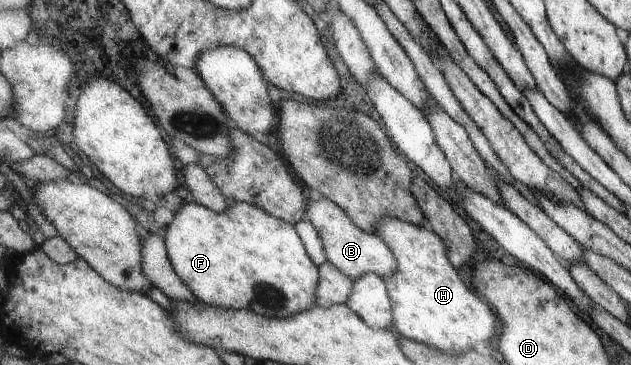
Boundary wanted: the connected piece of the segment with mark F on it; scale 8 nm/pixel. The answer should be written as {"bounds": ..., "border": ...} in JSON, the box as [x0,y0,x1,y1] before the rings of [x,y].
{"bounds":[163,198,320,319],"border":[[[227,198],[227,200],[229,210],[219,212],[219,214],[217,214],[217,212],[211,212],[209,207],[203,205],[199,206],[195,201],[193,204],[183,203],[183,206],[181,206],[181,203],[178,203],[176,204],[178,209],[174,213],[174,221],[168,224],[165,230],[163,230],[166,249],[173,268],[176,270],[179,278],[189,287],[189,290],[193,291],[196,300],[206,305],[218,306],[224,309],[241,310],[241,308],[245,308],[245,310],[251,310],[251,312],[261,314],[261,316],[267,316],[267,318],[281,319],[287,318],[287,316],[292,317],[293,314],[297,314],[297,312],[301,312],[301,310],[305,310],[305,308],[313,308],[313,304],[316,302],[316,286],[319,284],[320,271],[319,267],[315,266],[311,258],[309,258],[306,248],[303,246],[302,240],[294,225],[269,214],[268,211],[263,210],[253,203],[236,201],[229,198]]]}

